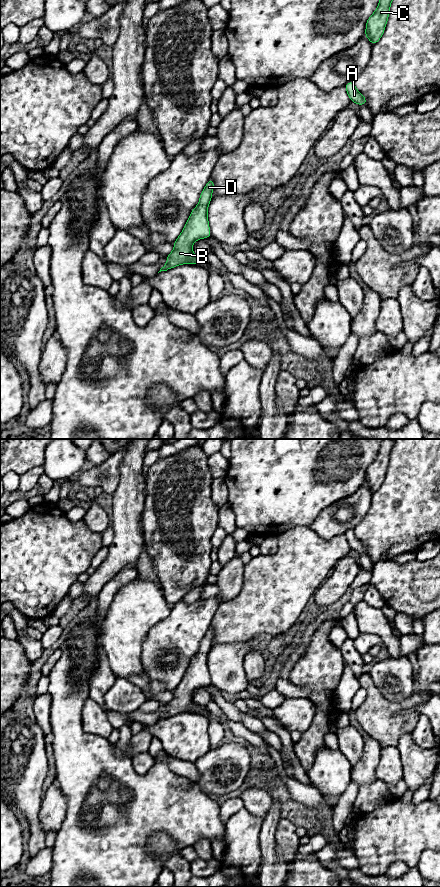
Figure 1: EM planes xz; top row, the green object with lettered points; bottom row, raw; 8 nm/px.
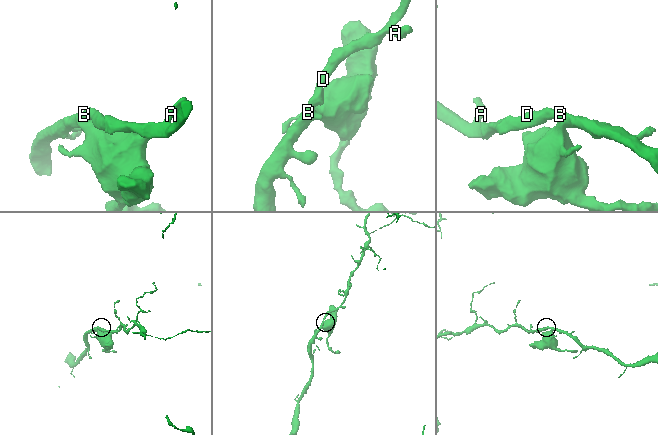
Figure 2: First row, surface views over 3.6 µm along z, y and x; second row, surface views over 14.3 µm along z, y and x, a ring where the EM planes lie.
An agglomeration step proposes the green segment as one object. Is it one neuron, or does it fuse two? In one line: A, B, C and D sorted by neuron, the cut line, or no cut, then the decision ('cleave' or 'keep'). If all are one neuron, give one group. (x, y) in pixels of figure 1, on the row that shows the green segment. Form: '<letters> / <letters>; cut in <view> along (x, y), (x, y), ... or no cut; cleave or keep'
A B C D; no cut; keep

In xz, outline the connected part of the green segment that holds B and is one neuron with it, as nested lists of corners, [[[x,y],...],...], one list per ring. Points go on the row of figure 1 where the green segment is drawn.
[[[211,178],[201,192],[199,203],[192,210],[180,236],[173,243],[174,250],[167,256],[167,263],[159,272],[181,264],[200,264],[202,258],[193,253],[192,244],[199,239],[211,237],[207,212],[213,189],[214,181]]]

